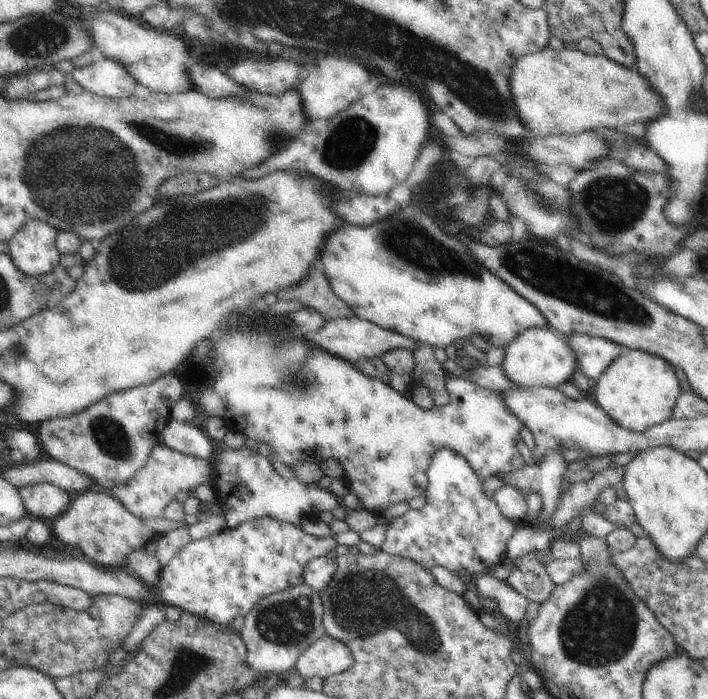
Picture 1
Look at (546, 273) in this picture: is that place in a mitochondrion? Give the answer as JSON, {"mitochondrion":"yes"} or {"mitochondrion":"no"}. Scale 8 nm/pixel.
{"mitochondrion":"yes"}

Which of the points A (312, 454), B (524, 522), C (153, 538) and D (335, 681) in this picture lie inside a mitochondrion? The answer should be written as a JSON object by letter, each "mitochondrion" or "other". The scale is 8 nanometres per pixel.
{"A":"other","B":"other","C":"other","D":"other"}

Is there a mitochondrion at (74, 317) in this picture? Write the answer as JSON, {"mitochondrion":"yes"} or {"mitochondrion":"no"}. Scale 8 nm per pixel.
{"mitochondrion":"no"}

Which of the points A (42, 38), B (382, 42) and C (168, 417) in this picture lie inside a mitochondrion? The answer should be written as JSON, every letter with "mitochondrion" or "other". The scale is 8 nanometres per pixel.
{"A":"mitochondrion","B":"mitochondrion","C":"other"}

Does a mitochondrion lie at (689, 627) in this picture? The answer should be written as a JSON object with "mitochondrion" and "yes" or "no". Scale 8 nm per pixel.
{"mitochondrion":"no"}

